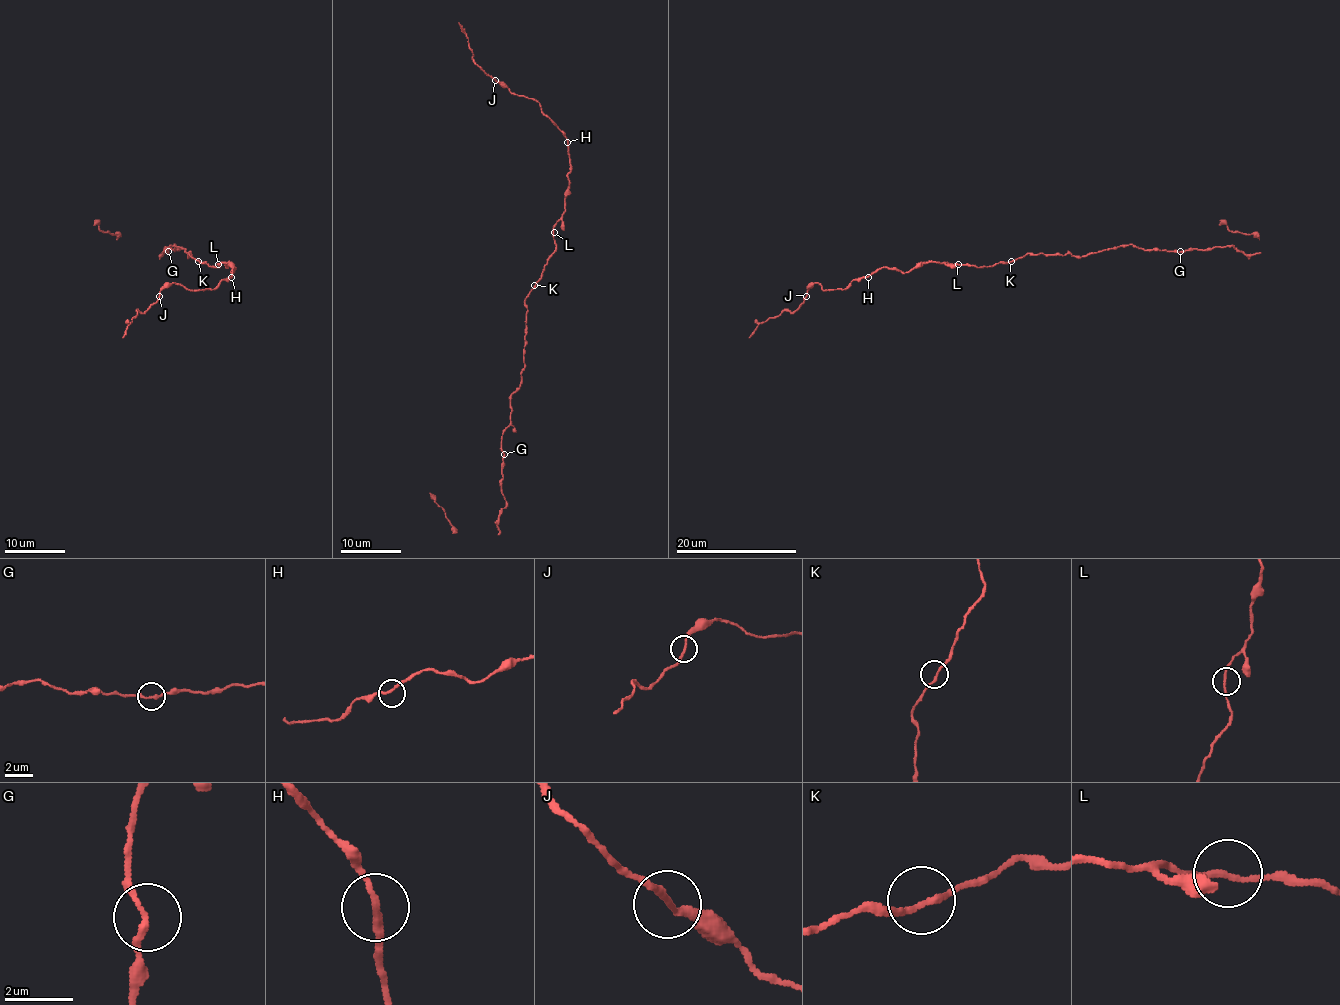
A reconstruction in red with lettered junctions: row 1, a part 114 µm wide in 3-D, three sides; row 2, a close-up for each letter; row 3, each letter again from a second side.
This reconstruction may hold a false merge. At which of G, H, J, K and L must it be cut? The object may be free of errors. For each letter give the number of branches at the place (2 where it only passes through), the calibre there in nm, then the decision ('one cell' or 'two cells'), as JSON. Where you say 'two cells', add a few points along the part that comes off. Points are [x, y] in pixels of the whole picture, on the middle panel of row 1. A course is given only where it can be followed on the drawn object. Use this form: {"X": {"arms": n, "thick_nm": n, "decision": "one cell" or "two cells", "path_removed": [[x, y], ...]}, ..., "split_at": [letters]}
{"G": {"arms": 2, "thick_nm": 180, "decision": "two cells"}, "H": {"arms": 2, "thick_nm": 180, "decision": "one cell"}, "J": {"arms": 2, "thick_nm": 170, "decision": "one cell"}, "K": {"arms": 2, "thick_nm": 160, "decision": "one cell"}, "L": {"arms": 2, "thick_nm": 170, "decision": "one cell"}, "split_at": ["G"]}

